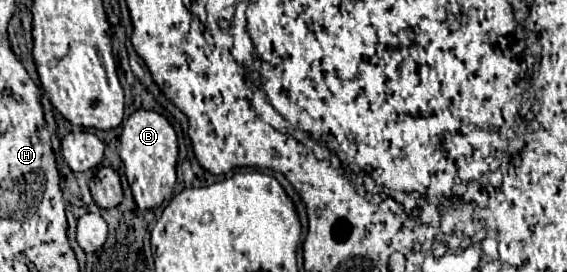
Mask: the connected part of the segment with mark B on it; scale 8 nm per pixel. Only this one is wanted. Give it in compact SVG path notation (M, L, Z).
M137 110L123 122L123 132L119 138L121 160L125 164L125 174L131 184L135 202L141 210L157 208L173 194L175 186L175 166L177 166L177 132L163 114L151 110Z

